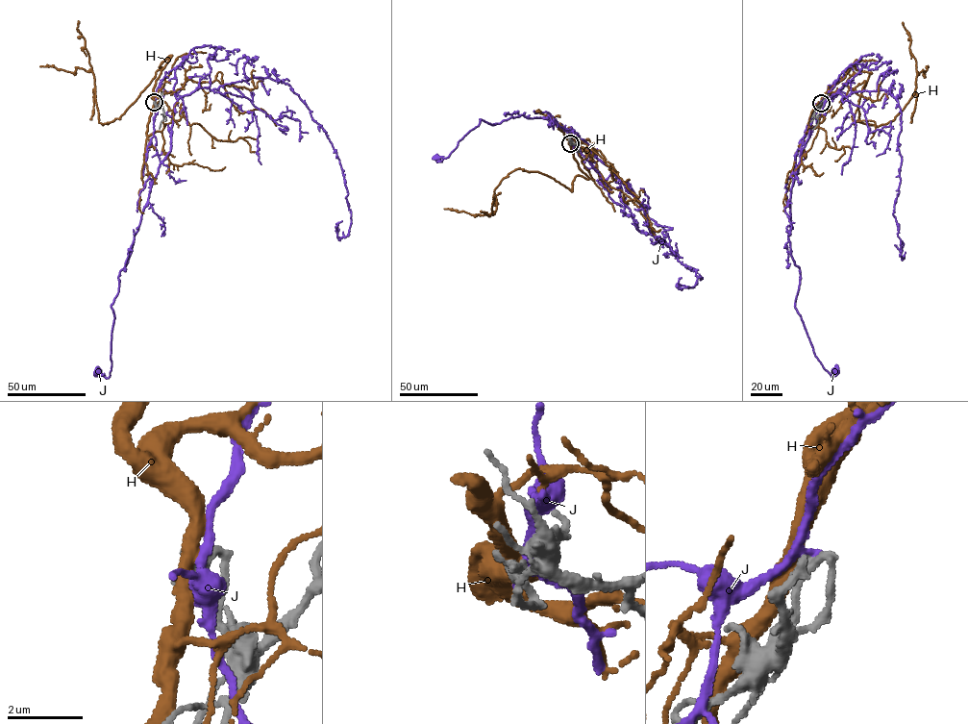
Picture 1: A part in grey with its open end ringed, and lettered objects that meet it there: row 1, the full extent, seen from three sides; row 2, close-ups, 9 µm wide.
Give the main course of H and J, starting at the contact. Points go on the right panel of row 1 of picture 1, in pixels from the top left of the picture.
H: (821, 103), (856, 60), (856, 68), (871, 73), (858, 119), (893, 120), (916, 87), (902, 22)
J: (821, 103), (803, 137), (791, 191), (788, 240), (800, 273), (796, 310), (814, 355), (831, 376), (834, 371)

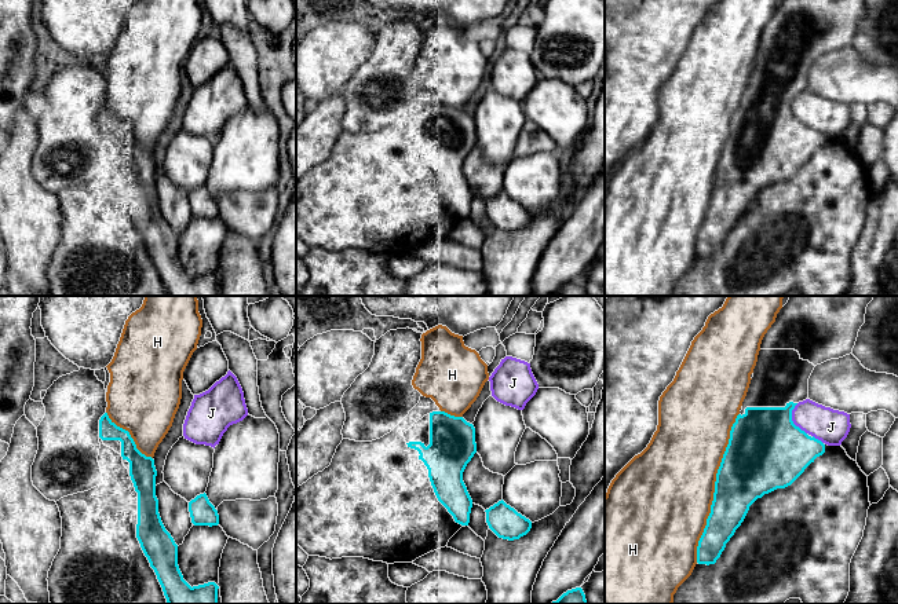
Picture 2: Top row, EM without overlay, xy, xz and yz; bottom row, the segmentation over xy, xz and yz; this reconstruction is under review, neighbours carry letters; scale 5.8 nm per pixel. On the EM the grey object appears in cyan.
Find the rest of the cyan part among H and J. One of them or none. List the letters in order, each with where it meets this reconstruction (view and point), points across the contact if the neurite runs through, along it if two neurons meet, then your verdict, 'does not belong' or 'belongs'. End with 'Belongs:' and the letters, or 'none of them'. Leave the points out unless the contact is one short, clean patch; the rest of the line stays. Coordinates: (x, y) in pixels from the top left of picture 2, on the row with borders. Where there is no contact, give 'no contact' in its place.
H: meets cyan in yz at (715, 487); does not belong
J: meets cyan in yz at (791, 420); border along yz (796, 403), (792, 410), (792, 421), (806, 434); does not belong
Belongs: none of them

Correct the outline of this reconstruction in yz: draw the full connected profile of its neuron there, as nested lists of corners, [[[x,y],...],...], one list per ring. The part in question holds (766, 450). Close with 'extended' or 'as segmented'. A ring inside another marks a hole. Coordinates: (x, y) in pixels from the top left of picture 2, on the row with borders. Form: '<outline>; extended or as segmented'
[[[791,296],[764,334],[742,410],[730,431],[729,444],[716,473],[713,501],[707,526],[698,541],[697,563],[715,564],[744,521],[749,506],[764,494],[791,486],[814,460],[825,453],[825,444],[808,436],[792,421],[792,410],[808,399],[808,378],[817,365],[853,354],[858,332],[865,323],[868,304],[875,296]]]; extended

